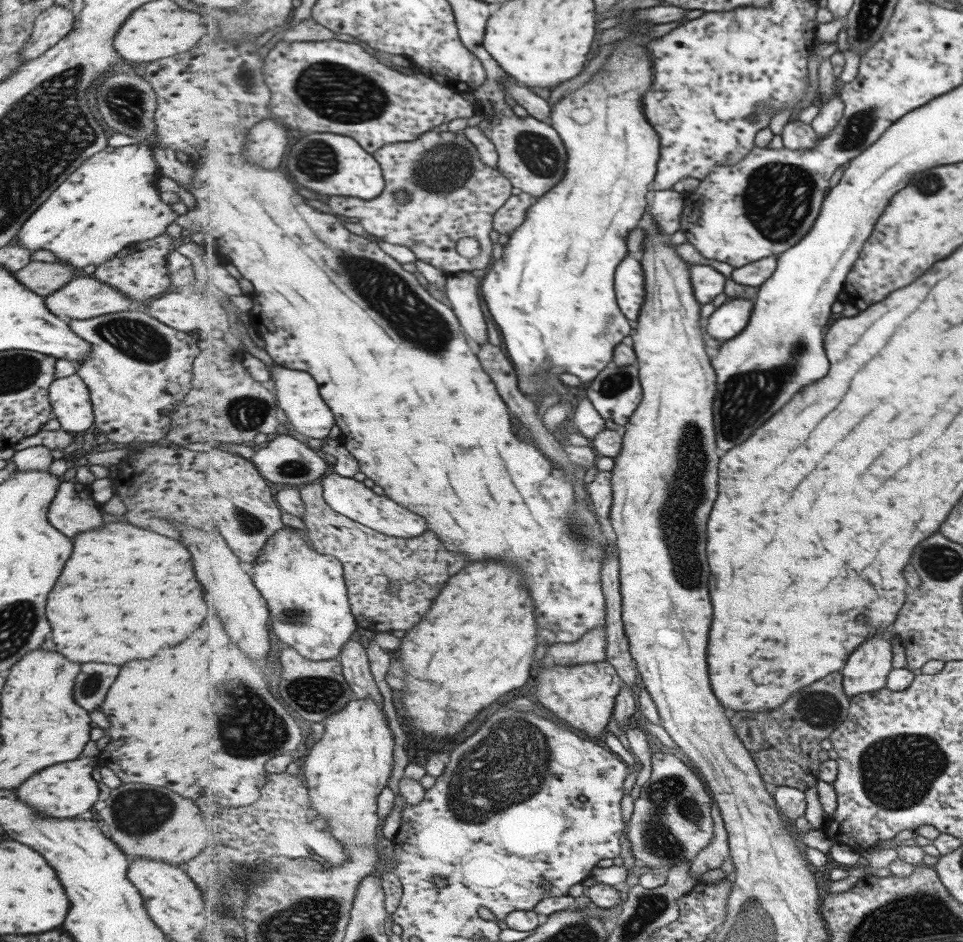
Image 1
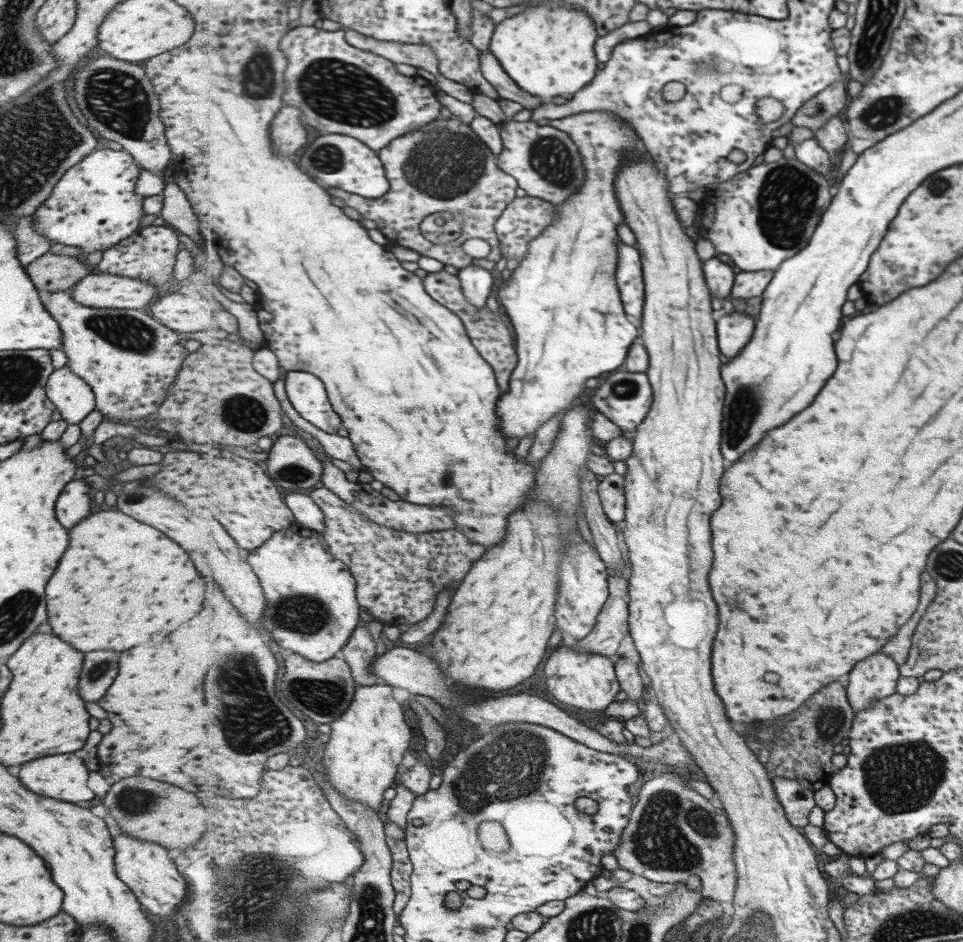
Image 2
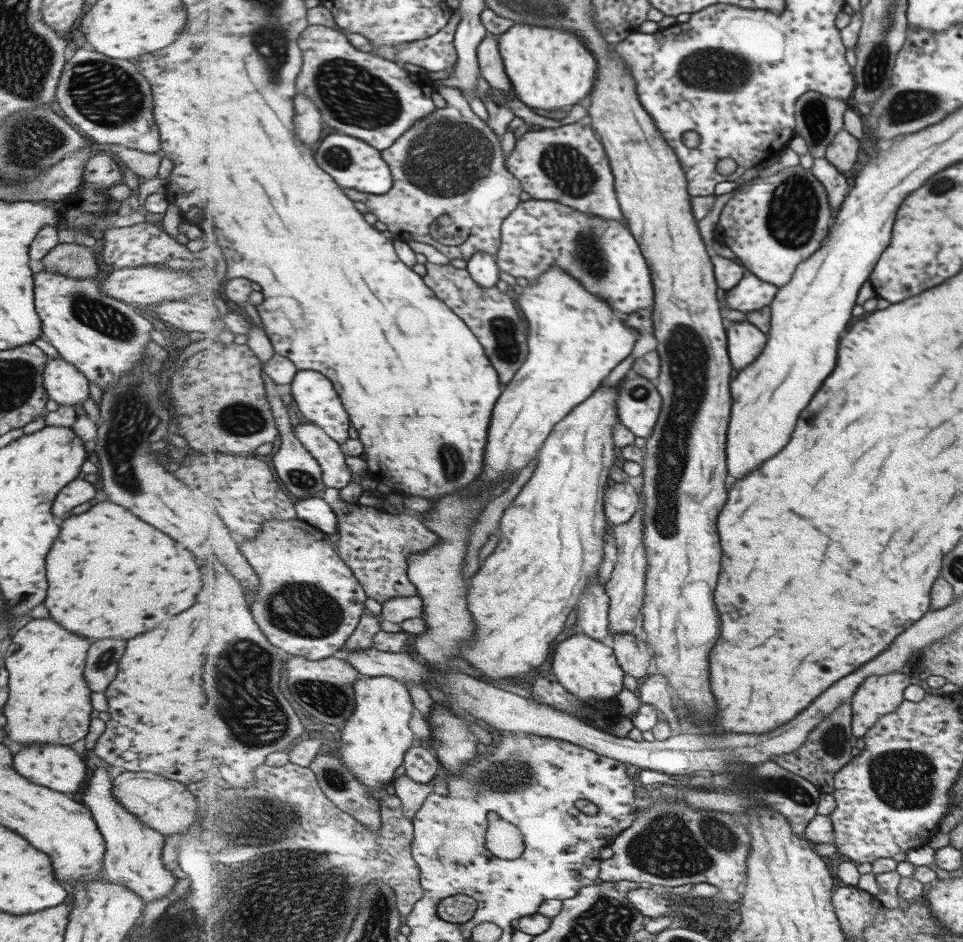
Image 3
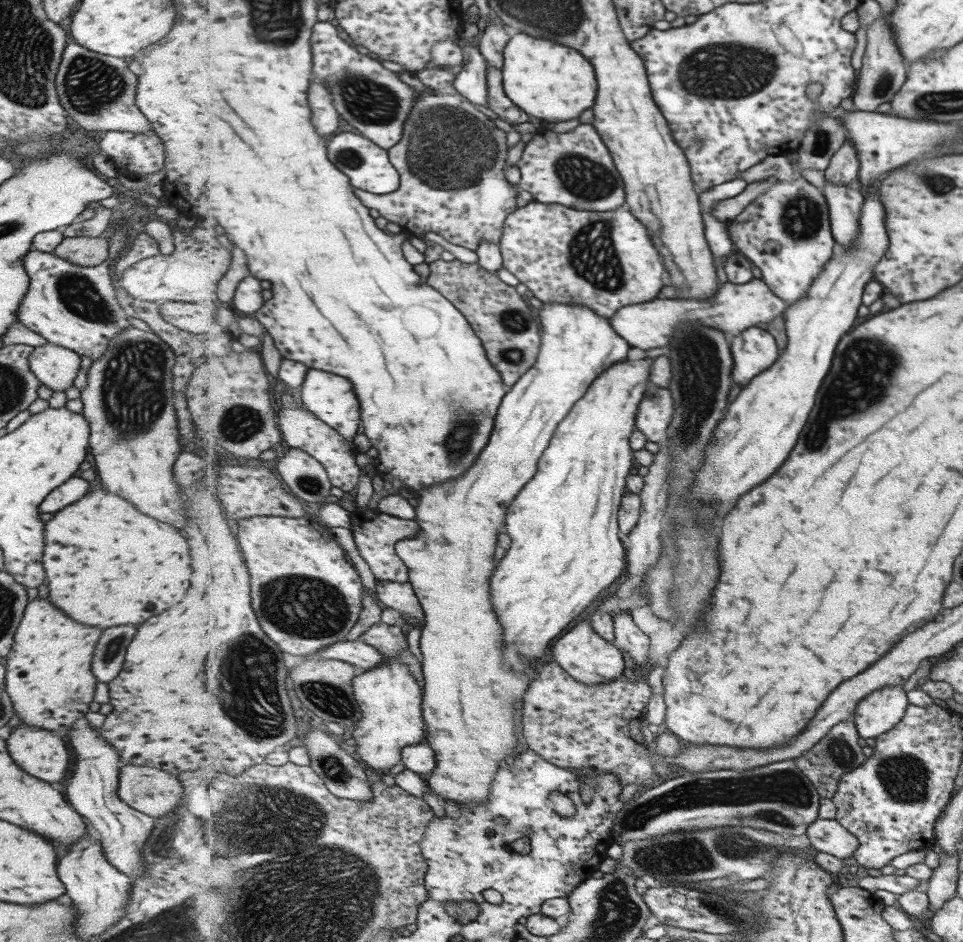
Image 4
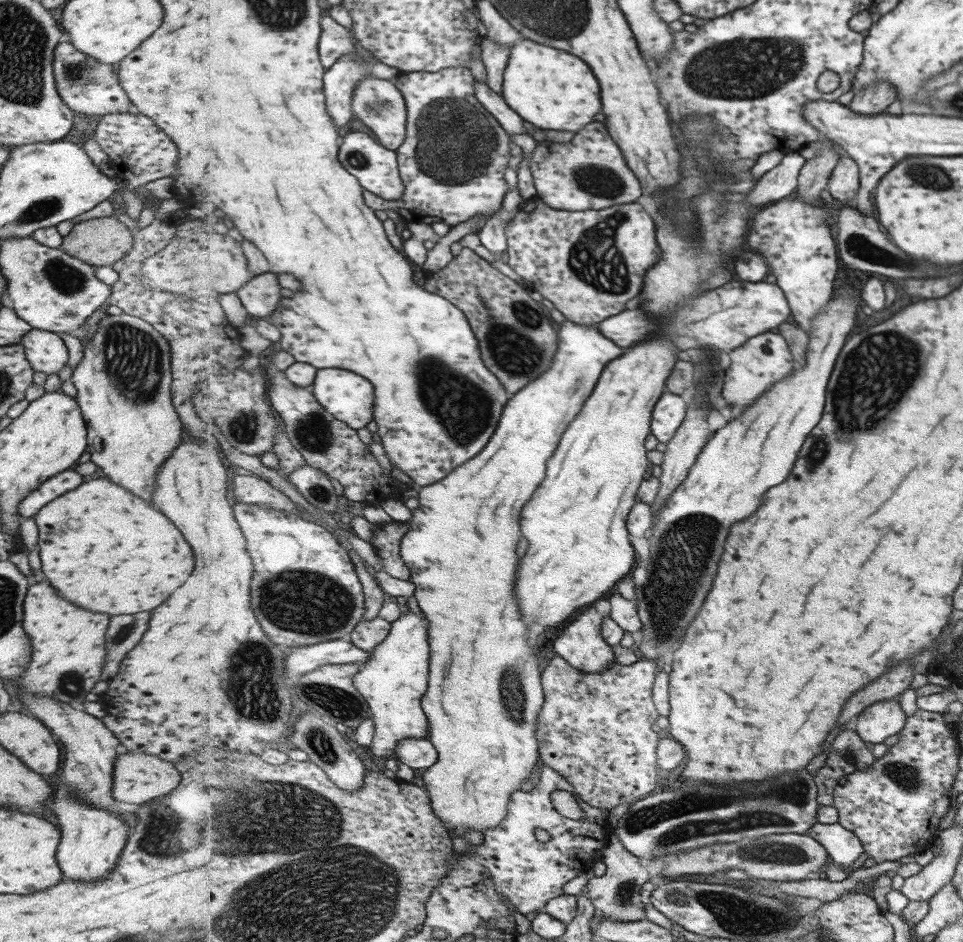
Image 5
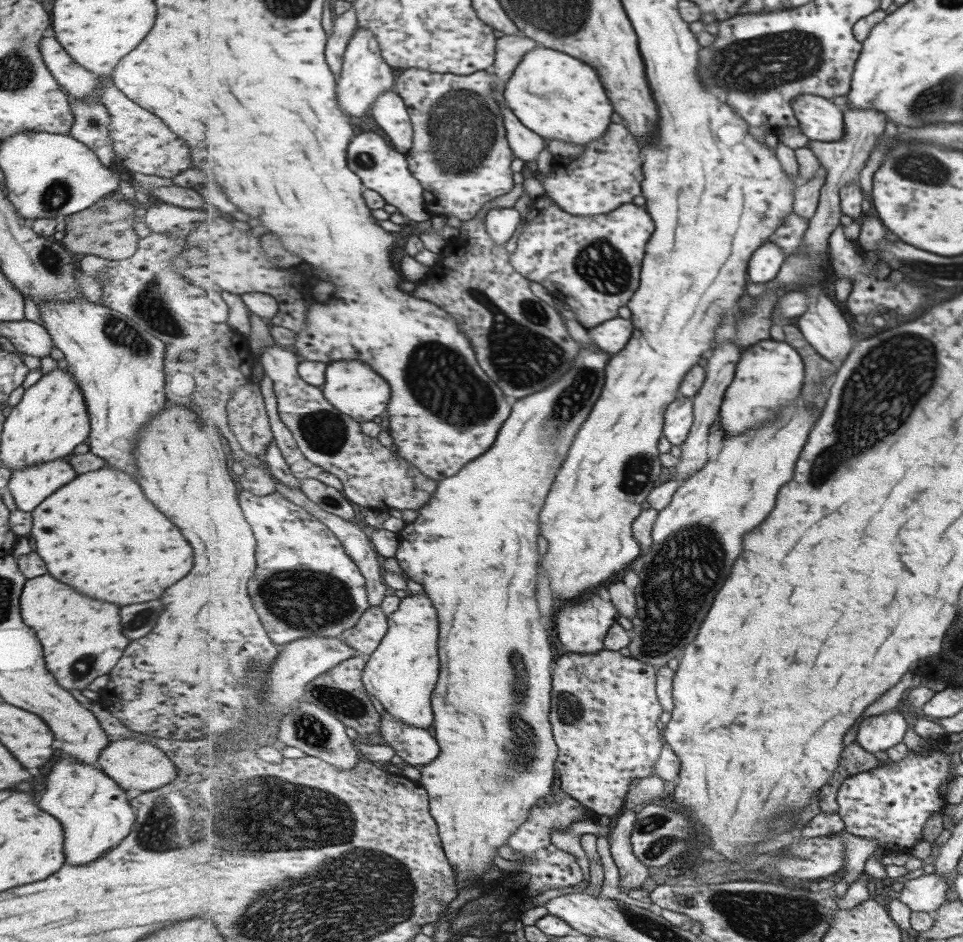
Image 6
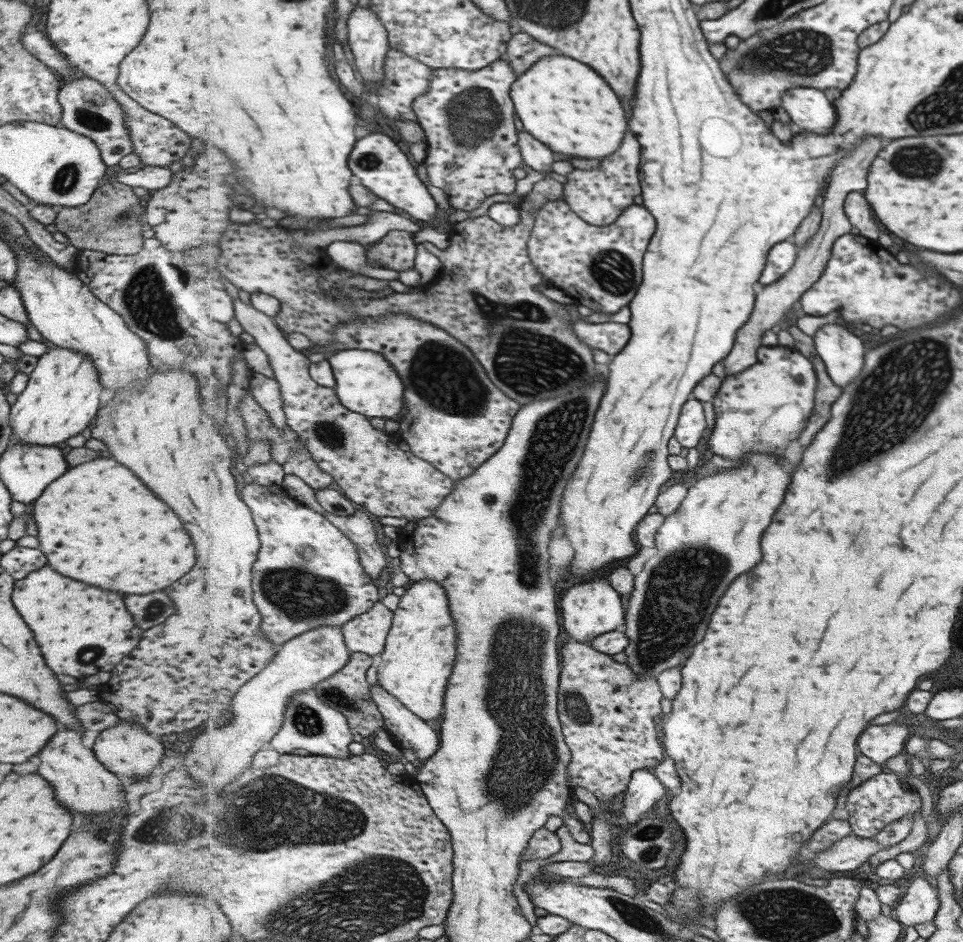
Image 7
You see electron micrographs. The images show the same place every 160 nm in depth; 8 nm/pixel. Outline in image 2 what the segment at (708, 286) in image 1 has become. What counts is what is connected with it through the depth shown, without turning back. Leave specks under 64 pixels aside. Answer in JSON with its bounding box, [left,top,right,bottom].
[704,256,737,299]

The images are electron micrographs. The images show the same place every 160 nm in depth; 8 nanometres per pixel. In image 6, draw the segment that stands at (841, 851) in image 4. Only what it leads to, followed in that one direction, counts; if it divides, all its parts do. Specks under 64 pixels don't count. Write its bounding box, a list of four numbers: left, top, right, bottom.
[833,830,878,897]

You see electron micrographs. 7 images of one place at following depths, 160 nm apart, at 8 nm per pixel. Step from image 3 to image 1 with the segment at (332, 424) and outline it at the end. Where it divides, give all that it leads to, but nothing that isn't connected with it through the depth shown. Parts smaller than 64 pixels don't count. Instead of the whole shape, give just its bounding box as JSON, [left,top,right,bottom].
[271,363,335,439]

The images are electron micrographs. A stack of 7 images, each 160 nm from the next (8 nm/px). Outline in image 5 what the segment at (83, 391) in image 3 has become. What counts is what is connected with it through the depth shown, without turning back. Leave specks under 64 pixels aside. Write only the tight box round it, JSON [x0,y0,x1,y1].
[19,329,67,375]

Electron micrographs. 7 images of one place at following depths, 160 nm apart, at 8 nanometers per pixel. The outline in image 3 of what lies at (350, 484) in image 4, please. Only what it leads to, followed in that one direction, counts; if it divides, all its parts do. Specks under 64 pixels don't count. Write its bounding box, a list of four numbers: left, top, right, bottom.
[294,422,357,489]

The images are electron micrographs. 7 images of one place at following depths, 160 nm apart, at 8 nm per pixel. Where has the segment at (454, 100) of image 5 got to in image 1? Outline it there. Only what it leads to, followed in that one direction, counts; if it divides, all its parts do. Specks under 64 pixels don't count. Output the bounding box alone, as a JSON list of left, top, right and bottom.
[327,129,514,276]

